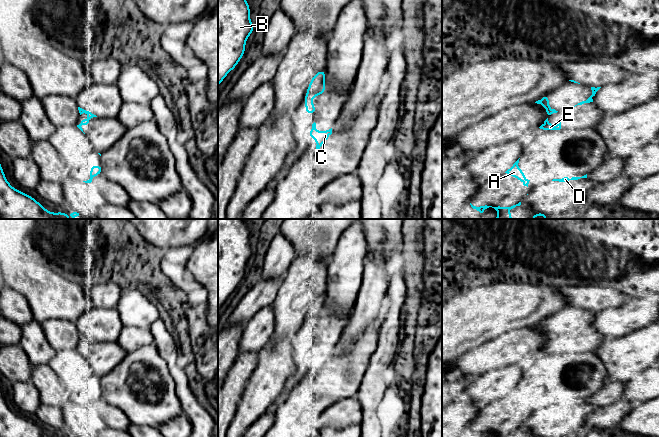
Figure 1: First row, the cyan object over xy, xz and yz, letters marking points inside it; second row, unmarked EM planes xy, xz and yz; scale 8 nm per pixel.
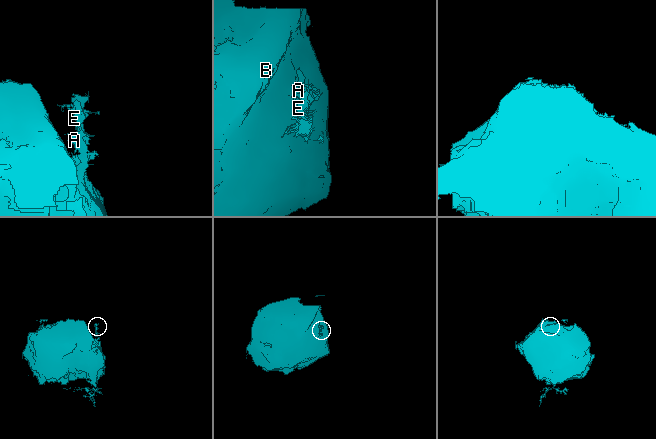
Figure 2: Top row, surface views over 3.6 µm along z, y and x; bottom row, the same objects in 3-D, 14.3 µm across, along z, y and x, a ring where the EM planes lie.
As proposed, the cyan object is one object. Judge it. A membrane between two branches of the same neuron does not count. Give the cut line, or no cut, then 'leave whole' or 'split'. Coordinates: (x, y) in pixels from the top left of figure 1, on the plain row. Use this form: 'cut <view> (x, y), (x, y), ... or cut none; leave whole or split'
cut none; leave whole

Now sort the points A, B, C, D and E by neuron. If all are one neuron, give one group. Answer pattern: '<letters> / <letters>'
A B C D E

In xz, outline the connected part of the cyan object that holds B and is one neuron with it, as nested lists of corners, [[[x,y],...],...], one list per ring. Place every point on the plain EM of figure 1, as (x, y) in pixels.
[[[218,219],[218,311],[244,279],[245,267],[253,255],[250,231],[244,219]]]

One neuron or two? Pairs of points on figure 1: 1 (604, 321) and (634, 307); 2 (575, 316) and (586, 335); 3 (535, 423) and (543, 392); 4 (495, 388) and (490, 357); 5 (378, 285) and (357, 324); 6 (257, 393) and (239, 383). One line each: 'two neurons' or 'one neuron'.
1: one neuron
2: two neurons
3: two neurons
4: two neurons
5: one neuron
6: two neurons

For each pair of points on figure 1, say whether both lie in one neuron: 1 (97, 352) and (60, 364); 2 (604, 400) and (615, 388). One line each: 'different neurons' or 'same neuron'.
1: different neurons
2: same neuron

